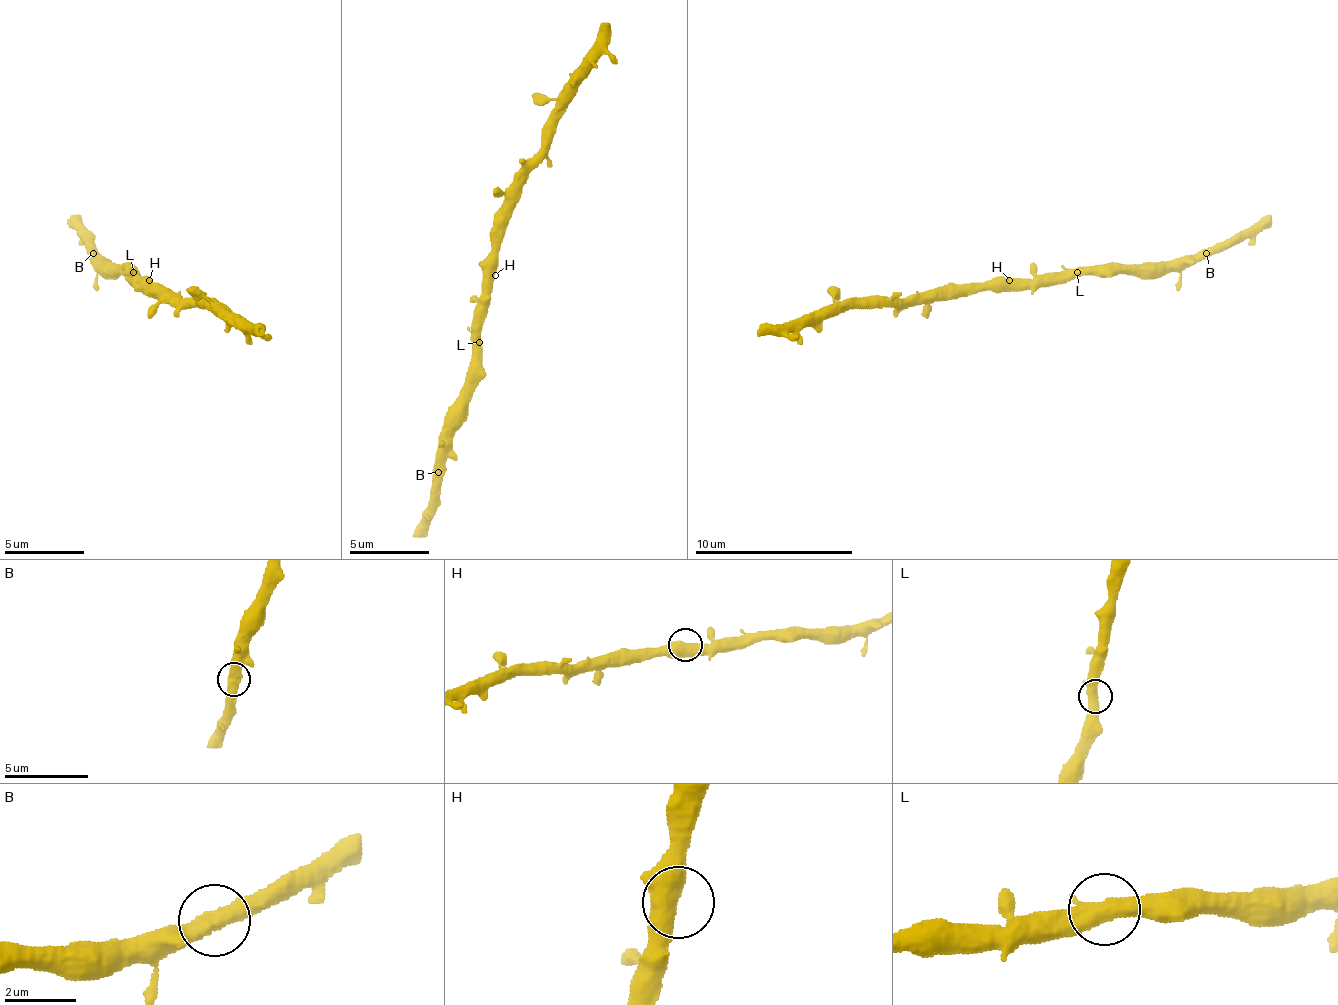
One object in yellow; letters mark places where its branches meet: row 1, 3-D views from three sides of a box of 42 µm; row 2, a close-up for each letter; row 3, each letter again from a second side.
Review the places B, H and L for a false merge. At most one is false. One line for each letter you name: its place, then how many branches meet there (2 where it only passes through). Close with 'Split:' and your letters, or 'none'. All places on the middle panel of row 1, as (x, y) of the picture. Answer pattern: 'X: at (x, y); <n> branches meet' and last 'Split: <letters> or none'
Split: none

